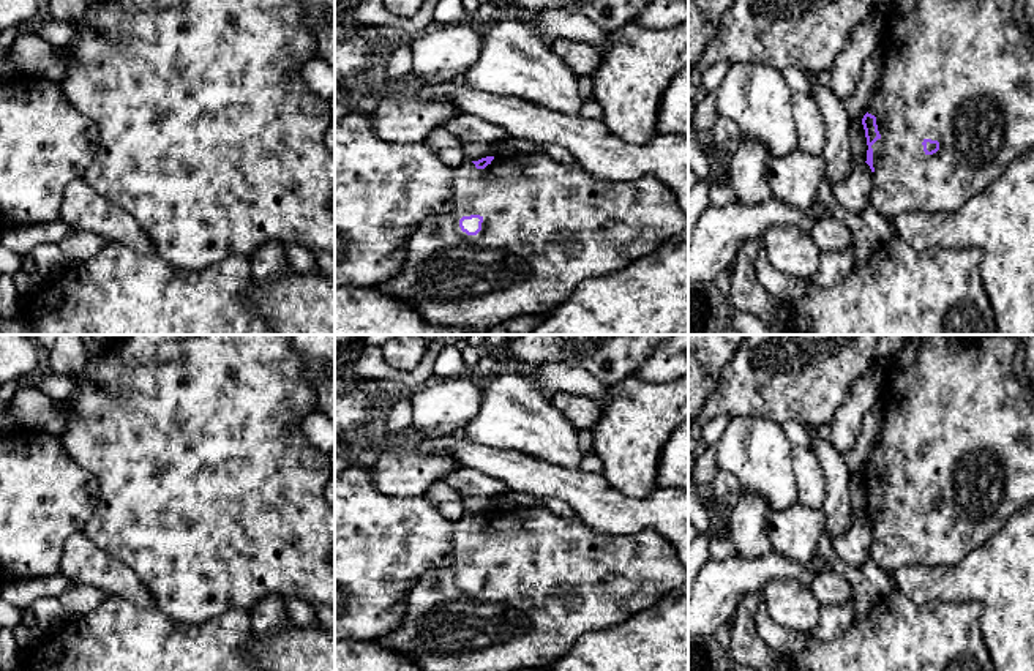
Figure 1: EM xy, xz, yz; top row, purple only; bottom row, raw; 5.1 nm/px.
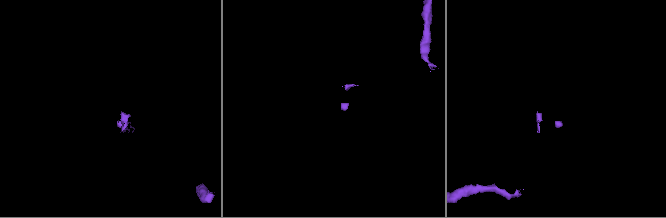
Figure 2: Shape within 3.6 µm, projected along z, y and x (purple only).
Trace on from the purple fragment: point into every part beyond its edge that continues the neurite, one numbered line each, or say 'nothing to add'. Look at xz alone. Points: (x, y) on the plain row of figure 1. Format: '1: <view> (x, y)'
1: xz (548, 580)

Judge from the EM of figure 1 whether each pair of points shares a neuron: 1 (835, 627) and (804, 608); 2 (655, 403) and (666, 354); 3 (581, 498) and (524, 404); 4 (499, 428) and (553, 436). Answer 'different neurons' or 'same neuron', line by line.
1: different neurons
2: different neurons
3: different neurons
4: same neuron

